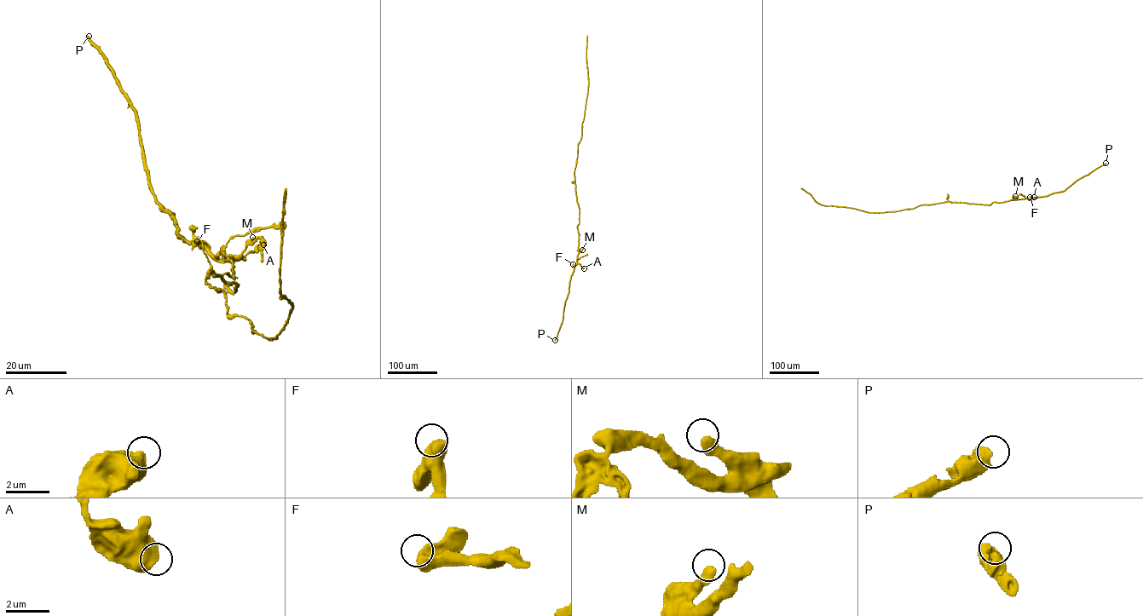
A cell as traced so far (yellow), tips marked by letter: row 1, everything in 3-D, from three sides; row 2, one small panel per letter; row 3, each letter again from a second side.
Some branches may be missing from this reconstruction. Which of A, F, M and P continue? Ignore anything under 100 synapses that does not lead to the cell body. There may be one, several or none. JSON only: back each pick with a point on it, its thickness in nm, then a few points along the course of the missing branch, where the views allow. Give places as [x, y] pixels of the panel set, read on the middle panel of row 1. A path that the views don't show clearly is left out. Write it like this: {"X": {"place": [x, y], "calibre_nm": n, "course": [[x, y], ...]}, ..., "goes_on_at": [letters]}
{"goes_on_at": []}

